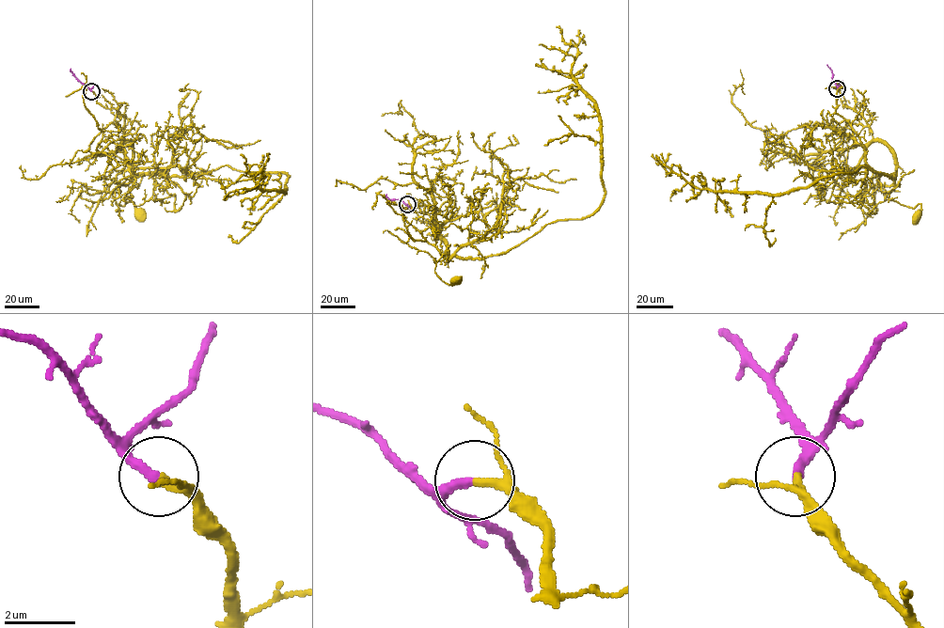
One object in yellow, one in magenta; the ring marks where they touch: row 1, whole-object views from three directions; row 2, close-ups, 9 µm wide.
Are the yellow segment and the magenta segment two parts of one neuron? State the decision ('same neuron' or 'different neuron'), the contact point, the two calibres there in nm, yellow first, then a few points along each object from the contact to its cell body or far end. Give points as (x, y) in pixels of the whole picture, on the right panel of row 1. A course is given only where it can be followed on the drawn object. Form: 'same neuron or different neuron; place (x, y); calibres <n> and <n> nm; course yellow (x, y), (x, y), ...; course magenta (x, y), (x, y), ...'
same neuron; place (837, 88); calibres 180 and 280 nm; course yellow (837, 88), (893, 155), (888, 198), (920, 204), (917, 216); course magenta (837, 88), (832, 70), (826, 64)

